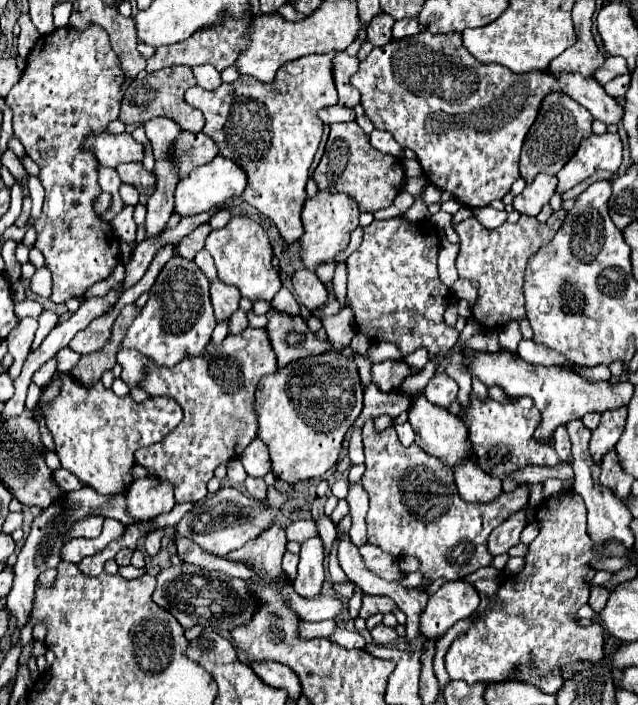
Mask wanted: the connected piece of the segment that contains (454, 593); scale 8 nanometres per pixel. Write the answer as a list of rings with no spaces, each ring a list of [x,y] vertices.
[[[464,580],[444,582],[444,586],[438,588],[428,600],[426,610],[422,612],[420,630],[426,638],[444,636],[446,630],[458,620],[472,616],[478,604],[480,596],[474,584]]]

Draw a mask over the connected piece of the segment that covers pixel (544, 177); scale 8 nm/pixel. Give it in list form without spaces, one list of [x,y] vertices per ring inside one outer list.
[[[538,174],[534,178],[532,184],[528,184],[524,188],[522,194],[518,194],[514,198],[514,208],[520,214],[528,214],[528,216],[536,216],[544,204],[548,204],[548,200],[552,198],[552,194],[556,192],[556,176],[548,176],[548,174]]]

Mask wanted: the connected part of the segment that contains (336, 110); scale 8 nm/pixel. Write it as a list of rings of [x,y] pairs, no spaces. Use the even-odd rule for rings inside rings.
[[[330,106],[330,108],[322,108],[318,112],[318,118],[330,126],[334,122],[352,122],[356,118],[356,114],[354,114],[354,110],[348,110],[342,106]]]

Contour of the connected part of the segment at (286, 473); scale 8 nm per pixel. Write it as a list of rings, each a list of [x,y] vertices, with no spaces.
[[[336,350],[308,356],[264,376],[256,392],[258,438],[268,446],[272,470],[284,482],[326,474],[340,456],[344,434],[362,410],[362,382],[356,364]]]

